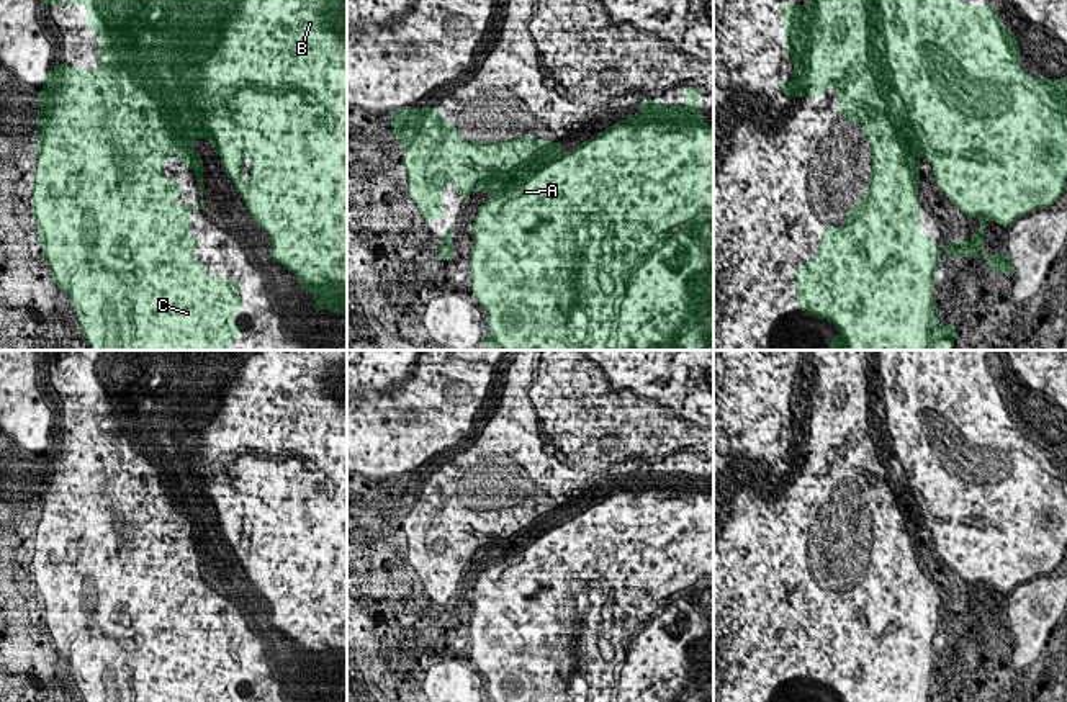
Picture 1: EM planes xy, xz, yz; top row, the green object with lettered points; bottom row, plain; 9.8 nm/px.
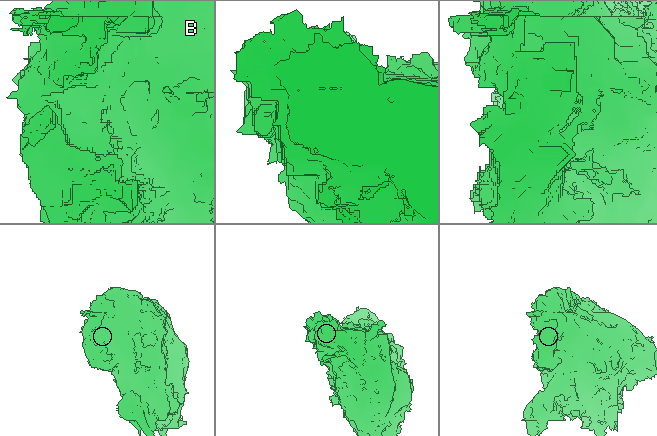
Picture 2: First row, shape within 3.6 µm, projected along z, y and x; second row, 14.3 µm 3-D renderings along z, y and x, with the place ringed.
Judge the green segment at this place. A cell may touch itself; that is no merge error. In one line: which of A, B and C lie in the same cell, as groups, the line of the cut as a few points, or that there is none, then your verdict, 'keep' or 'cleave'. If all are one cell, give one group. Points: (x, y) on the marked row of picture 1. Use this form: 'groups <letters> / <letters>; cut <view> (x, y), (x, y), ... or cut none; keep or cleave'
groups A B / C; cut xy (102, 36), (164, 102), (130, 128), (161, 166); cleave

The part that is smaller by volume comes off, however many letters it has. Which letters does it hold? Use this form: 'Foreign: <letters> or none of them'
Foreign: C

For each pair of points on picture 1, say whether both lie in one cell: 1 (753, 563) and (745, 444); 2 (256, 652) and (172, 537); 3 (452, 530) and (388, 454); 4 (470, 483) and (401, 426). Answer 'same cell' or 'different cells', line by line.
1: different cells
2: same cell
3: different cells
4: different cells

